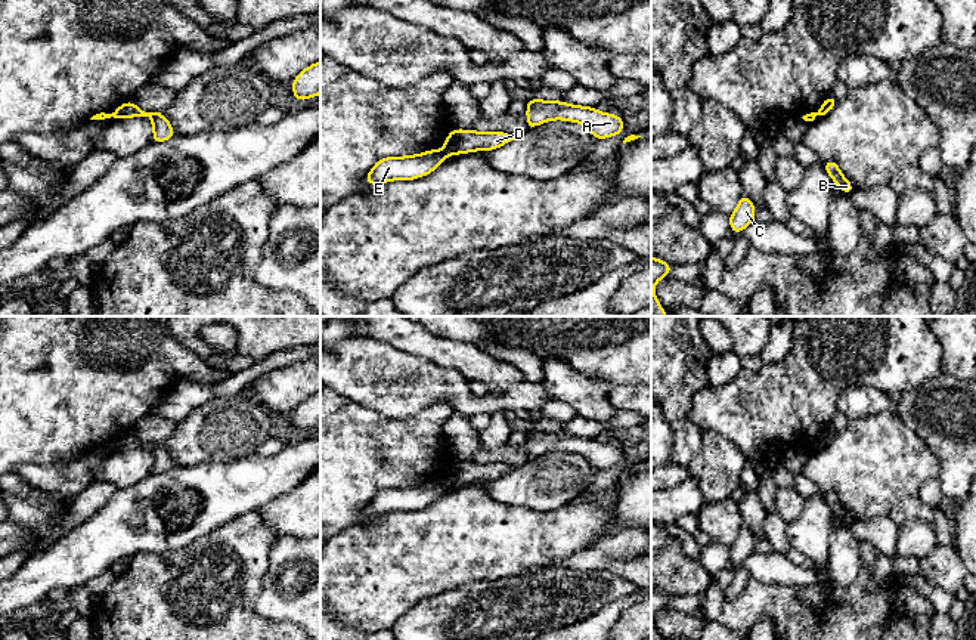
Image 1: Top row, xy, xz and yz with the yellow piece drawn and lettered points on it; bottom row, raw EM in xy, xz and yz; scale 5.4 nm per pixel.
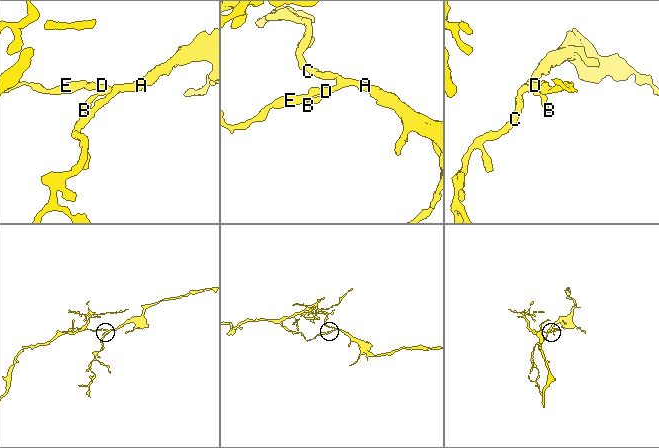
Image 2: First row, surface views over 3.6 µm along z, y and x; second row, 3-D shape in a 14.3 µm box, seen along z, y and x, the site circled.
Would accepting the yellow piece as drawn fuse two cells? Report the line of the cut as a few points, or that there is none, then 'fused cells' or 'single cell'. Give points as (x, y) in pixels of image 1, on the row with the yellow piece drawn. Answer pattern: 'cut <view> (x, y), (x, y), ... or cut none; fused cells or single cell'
cut xz (443, 150), (446, 154); fused cells

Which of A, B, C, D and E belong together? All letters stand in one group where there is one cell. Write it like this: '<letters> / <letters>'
A B C D / E

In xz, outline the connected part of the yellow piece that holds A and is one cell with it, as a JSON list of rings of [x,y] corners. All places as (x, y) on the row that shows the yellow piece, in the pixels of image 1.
[[[527,99],[526,115],[527,130],[551,120],[566,120],[583,124],[595,139],[616,136],[625,127],[623,118],[619,115],[558,101]]]

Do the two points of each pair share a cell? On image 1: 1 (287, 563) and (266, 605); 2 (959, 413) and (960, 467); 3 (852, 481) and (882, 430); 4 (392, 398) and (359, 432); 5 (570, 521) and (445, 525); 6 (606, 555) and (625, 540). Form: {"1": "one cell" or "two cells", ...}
{"1": "one cell", "2": "one cell", "3": "one cell", "4": "two cells", "5": "one cell", "6": "one cell"}

